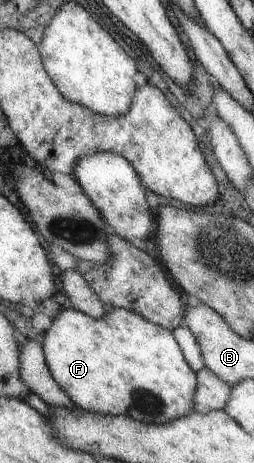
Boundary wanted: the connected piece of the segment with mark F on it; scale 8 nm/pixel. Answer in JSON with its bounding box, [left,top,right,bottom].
[41,304,198,425]

